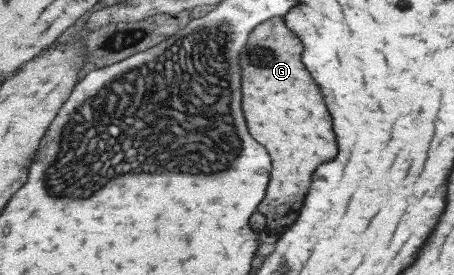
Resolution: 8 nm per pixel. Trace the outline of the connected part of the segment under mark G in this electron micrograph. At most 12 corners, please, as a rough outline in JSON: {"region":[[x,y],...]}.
{"region":[[272,17],[246,45],[244,111],[274,177],[257,212],[281,235],[314,171],[338,155],[334,117]]}

